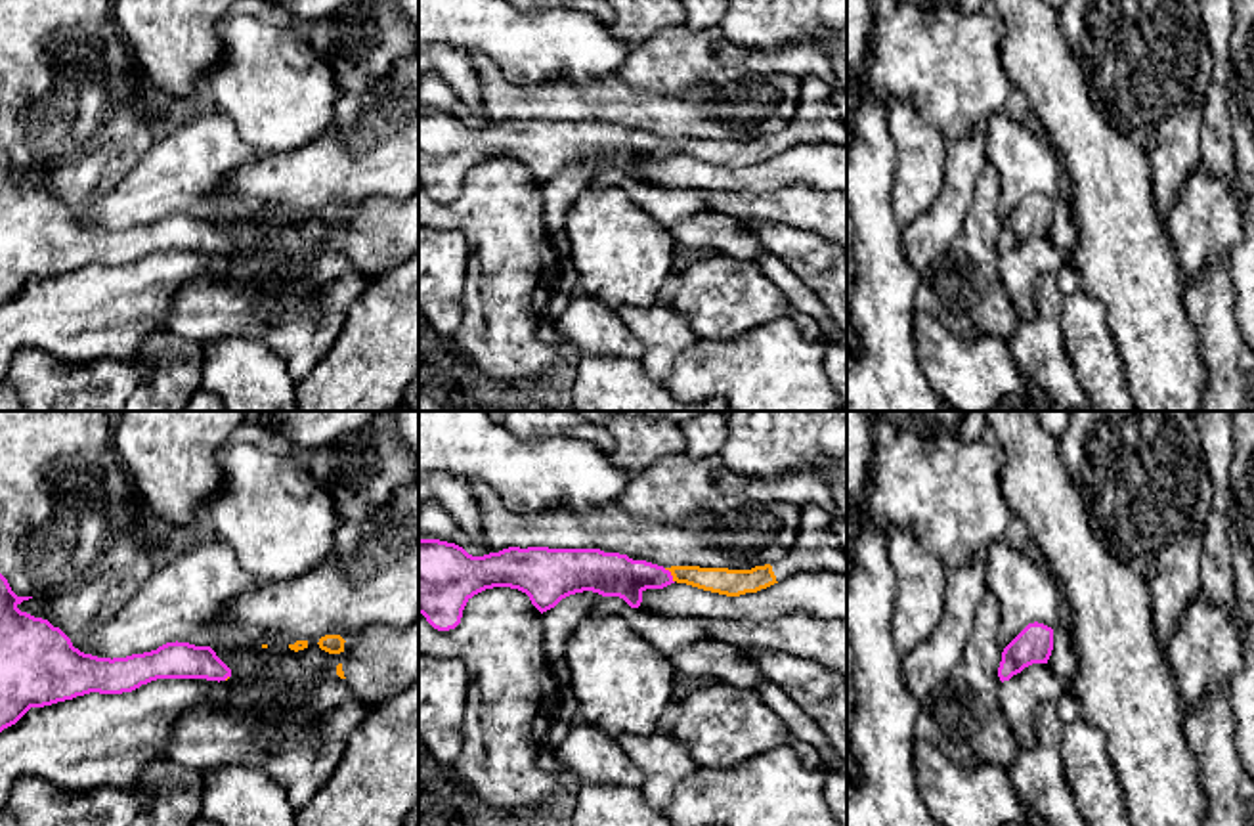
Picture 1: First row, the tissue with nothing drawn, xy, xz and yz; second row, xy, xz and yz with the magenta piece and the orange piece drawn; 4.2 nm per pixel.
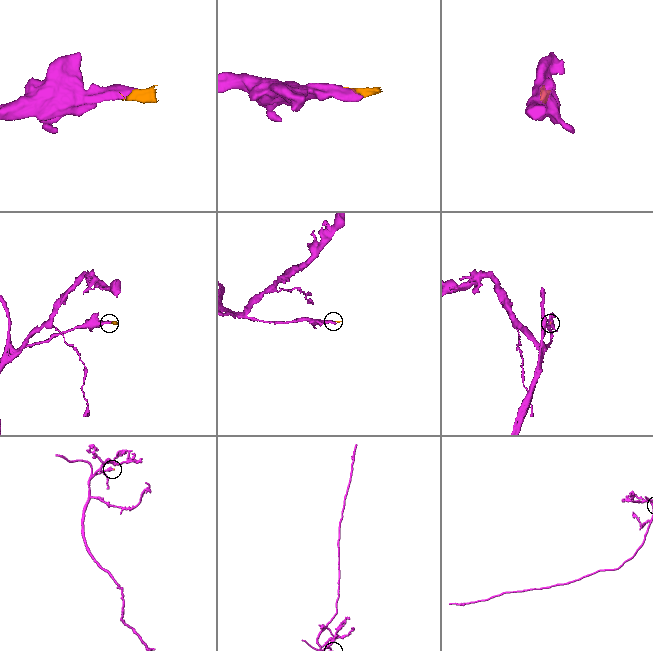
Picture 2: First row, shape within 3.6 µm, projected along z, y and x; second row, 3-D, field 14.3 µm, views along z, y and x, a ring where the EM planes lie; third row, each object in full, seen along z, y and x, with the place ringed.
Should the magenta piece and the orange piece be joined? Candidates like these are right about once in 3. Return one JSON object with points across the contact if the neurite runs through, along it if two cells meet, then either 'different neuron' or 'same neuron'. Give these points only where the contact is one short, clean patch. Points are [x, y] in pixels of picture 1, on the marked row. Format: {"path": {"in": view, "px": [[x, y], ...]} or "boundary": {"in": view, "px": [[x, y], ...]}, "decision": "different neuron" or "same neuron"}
{"path": {"in": "xz", "px": [[610, 574], [670, 574], [692, 574], [727, 582]]}, "decision": "same neuron"}

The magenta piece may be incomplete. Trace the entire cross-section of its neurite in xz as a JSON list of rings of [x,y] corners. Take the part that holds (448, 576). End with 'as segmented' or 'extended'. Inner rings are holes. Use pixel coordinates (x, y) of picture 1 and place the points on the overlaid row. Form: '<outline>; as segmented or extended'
[[[816,505],[801,509],[801,526],[791,551],[751,570],[671,566],[663,568],[600,549],[508,547],[472,556],[440,539],[419,539],[419,614],[438,631],[461,623],[466,602],[493,587],[526,593],[543,614],[562,598],[593,591],[619,597],[638,608],[646,589],[686,583],[703,591],[740,597],[757,593],[805,570],[847,574],[847,554],[832,532],[835,516]]]; extended

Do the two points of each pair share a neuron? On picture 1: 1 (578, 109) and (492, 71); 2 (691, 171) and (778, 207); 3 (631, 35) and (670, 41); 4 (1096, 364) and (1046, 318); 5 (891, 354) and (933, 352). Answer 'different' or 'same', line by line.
1: same
2: different
3: different
4: different
5: different

